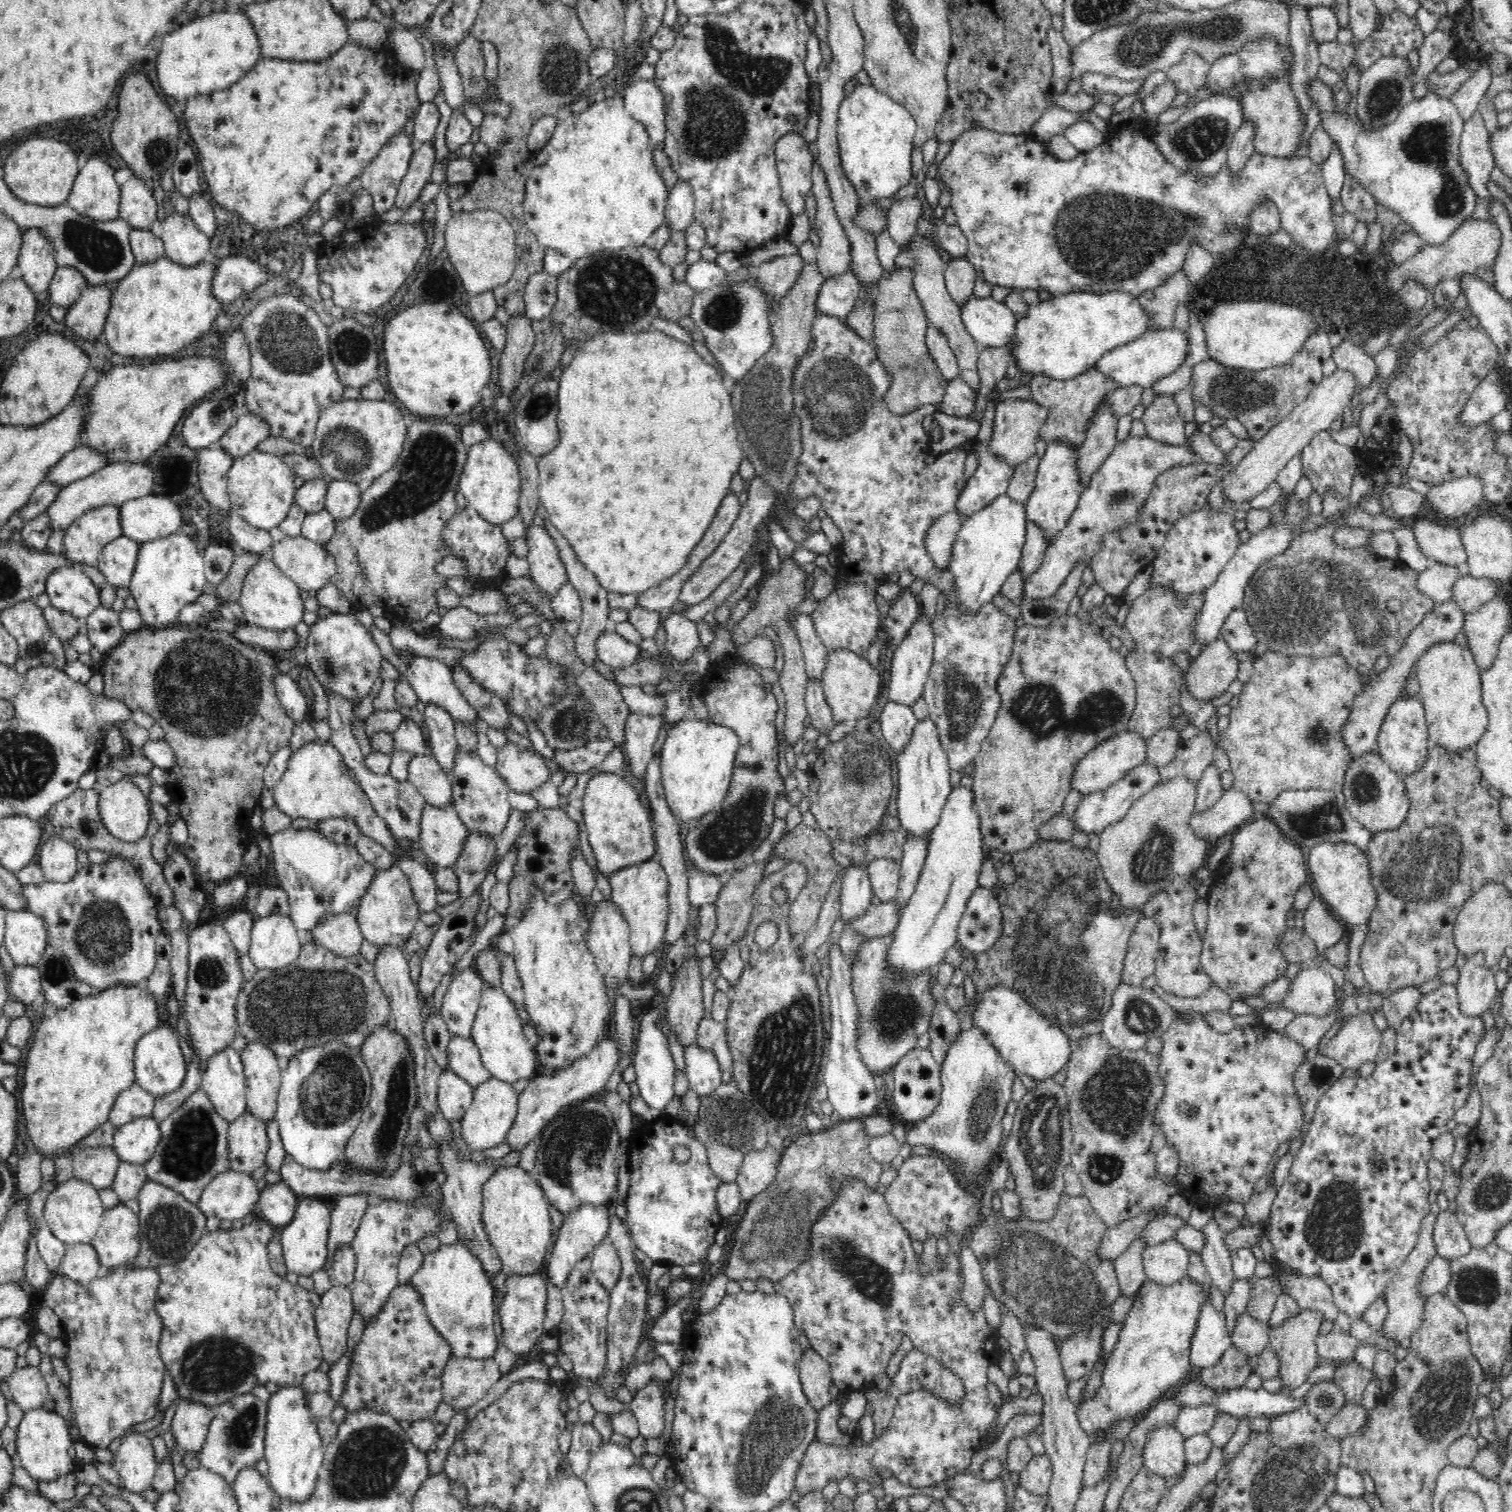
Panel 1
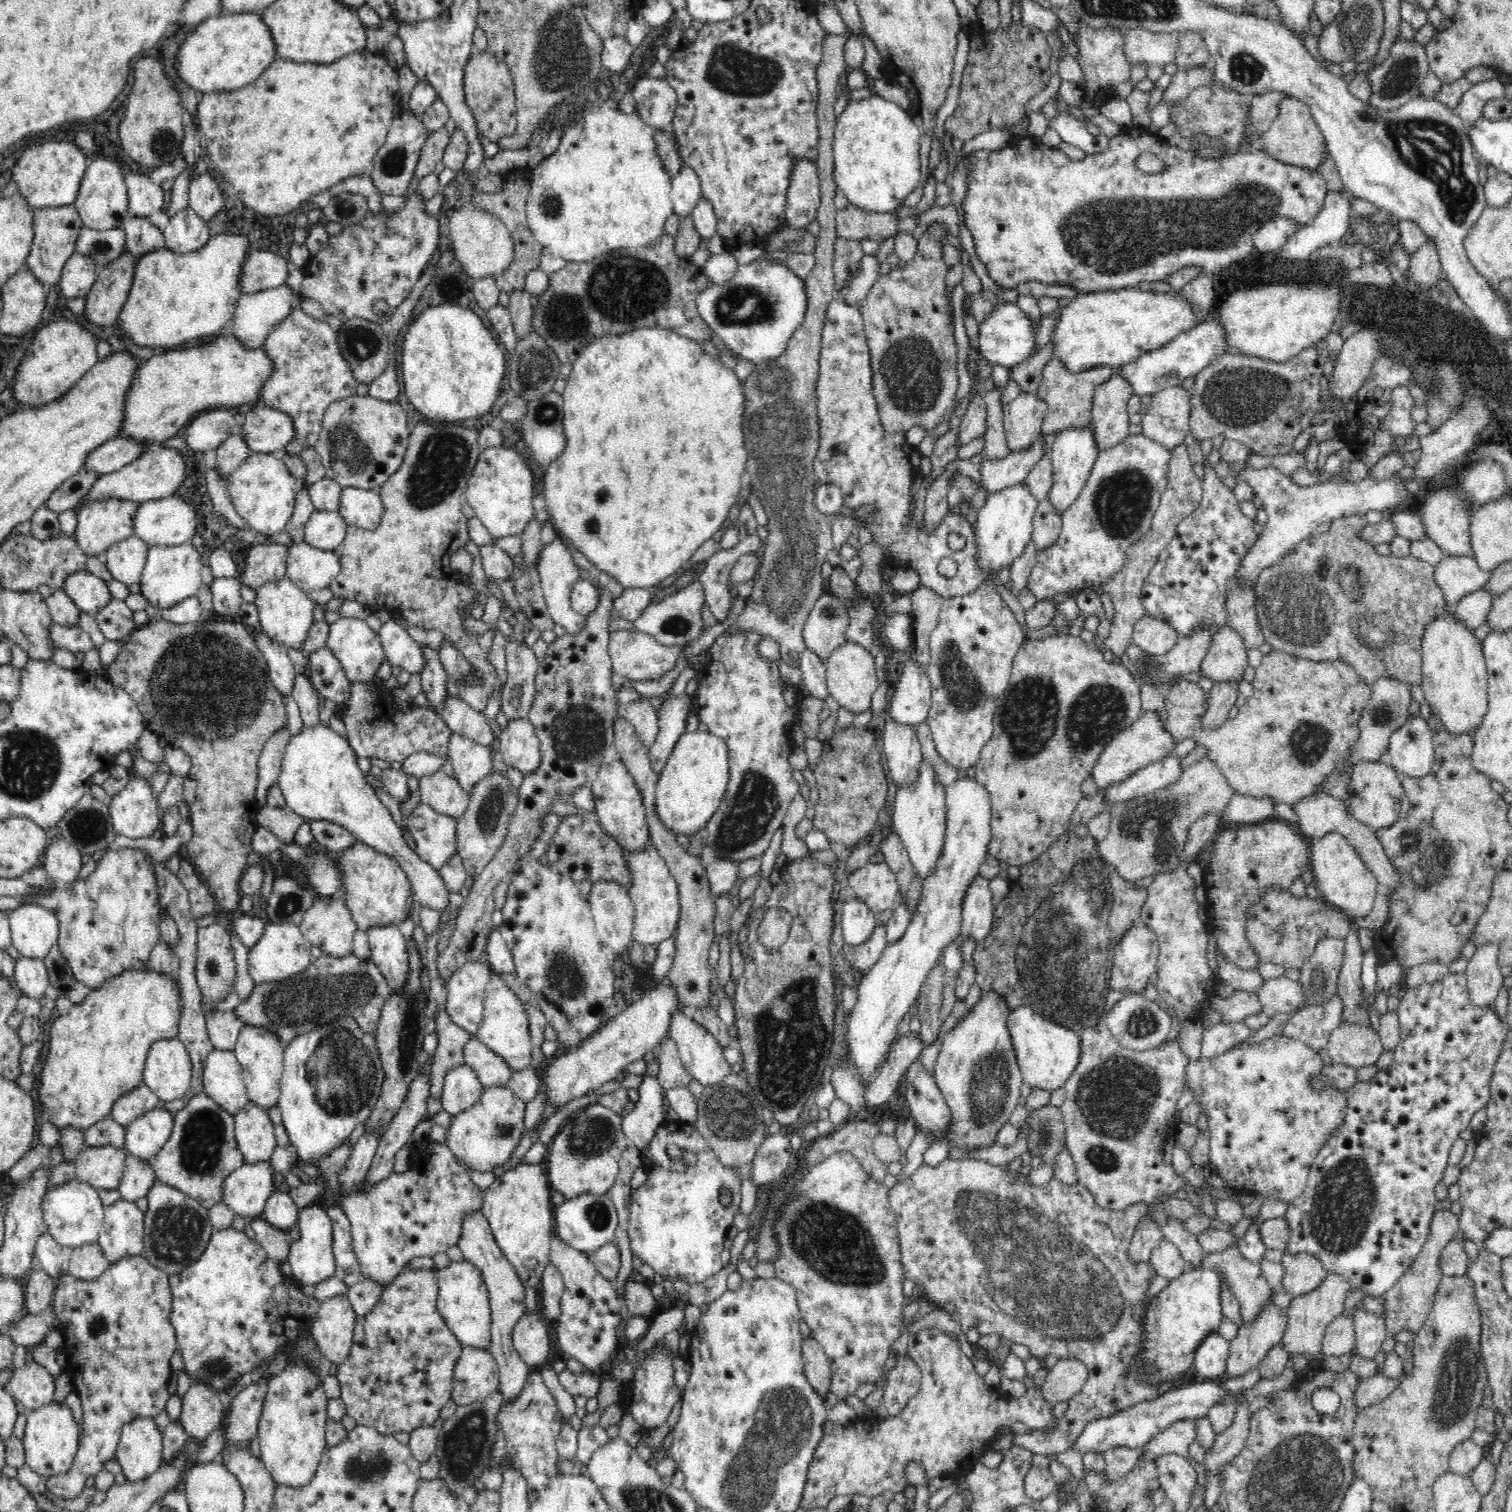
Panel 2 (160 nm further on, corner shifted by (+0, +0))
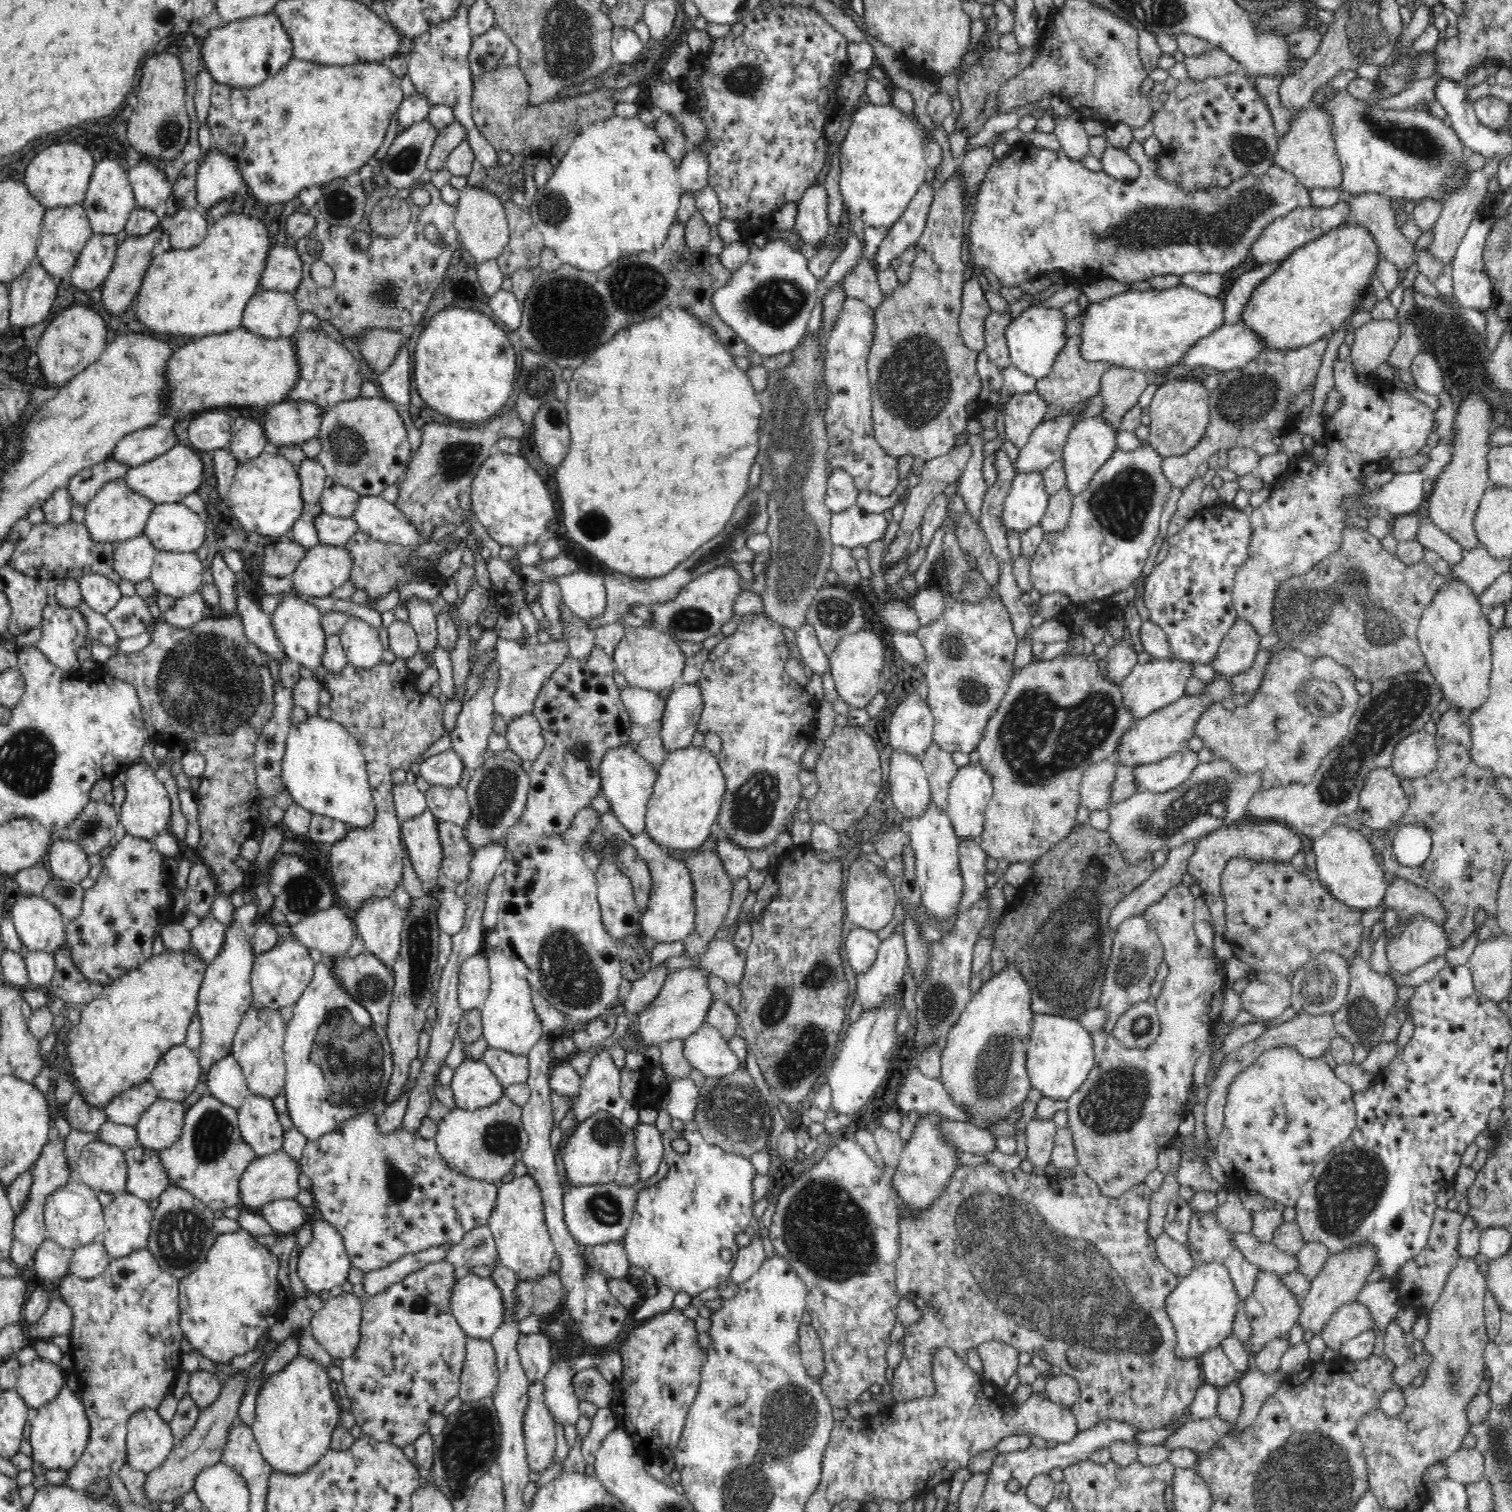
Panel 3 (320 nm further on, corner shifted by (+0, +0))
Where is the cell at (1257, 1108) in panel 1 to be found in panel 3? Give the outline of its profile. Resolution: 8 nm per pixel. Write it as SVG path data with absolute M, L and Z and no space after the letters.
M1272 1044L1270 1050L1262 1050L1246 1070L1239 1071L1227 1087L1222 1132L1217 1140L1217 1161L1226 1176L1236 1178L1243 1190L1262 1194L1285 1207L1294 1207L1317 1162L1346 1142L1355 1130L1354 1093L1353 1087L1342 1082L1322 1056L1306 1058L1293 1046Z

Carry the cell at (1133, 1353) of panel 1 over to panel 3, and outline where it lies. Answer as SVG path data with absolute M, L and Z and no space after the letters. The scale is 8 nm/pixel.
M1202 1263L1192 1269L1190 1274L1179 1277L1178 1286L1166 1296L1166 1314L1170 1317L1170 1322L1174 1325L1175 1346L1174 1354L1178 1360L1186 1360L1192 1357L1200 1357L1211 1347L1220 1346L1224 1338L1232 1335L1234 1326L1234 1314L1243 1307L1240 1304L1238 1293L1234 1292L1234 1283L1230 1280L1230 1273L1224 1265L1218 1263Z

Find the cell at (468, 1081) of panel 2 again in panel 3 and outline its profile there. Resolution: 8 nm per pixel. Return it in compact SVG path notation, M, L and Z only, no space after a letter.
M464 1059L451 1080L456 1108L478 1110L498 1102L505 1088L482 1060Z

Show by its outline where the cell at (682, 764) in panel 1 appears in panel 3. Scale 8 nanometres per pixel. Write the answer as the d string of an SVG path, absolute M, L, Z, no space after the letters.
M692 746L669 752L657 771L652 796L645 812L645 831L666 850L700 848L708 836L722 806L726 778L719 760L705 746Z

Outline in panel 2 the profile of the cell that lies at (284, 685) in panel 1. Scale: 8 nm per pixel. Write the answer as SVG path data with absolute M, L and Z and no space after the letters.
M263 630L256 631L254 641L258 643L258 649L262 650L266 660L267 670L270 671L270 681L274 683L282 696L292 696L297 674L288 656L288 648L270 638Z

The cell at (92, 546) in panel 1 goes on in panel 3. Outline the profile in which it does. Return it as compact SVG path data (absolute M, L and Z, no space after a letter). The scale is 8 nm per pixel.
M116 479L106 482L85 506L84 523L90 540L117 544L144 535L146 520L150 518L154 506L154 501L135 493L126 485L126 481Z

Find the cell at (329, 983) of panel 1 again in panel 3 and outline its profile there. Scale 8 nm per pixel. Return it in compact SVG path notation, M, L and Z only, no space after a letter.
M363 952L355 958L345 955L342 960L338 960L330 972L334 973L334 977L342 983L342 989L346 989L346 993L350 998L358 1001L364 1006L373 1024L377 1027L386 1026L388 1022L388 1012L390 1012L391 994L394 988L393 969L386 967L374 953Z

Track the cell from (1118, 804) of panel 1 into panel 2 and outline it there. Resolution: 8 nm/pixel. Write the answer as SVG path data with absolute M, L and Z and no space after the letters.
M1168 755L1159 762L1151 763L1134 772L1130 778L1102 789L1102 804L1110 808L1112 805L1153 793L1177 782L1183 772L1181 758Z

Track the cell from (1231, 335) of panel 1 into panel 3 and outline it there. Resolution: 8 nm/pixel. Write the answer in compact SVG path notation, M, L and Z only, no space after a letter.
M1347 222L1326 234L1307 242L1285 258L1276 270L1265 278L1261 286L1252 291L1251 298L1242 308L1240 322L1249 326L1250 332L1258 336L1268 349L1294 350L1314 344L1317 340L1329 338L1348 316L1361 304L1367 289L1371 286L1372 274L1378 266L1379 248L1376 239L1364 227Z

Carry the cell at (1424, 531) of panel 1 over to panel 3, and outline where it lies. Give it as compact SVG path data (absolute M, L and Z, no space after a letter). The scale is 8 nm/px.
M1471 392L1459 404L1453 422L1454 441L1451 461L1434 481L1433 489L1428 494L1427 517L1447 536L1458 542L1465 551L1474 550L1480 544L1474 532L1474 516L1480 506L1485 490L1489 485L1486 452L1490 450L1490 436L1495 433L1492 421L1492 408L1486 398Z

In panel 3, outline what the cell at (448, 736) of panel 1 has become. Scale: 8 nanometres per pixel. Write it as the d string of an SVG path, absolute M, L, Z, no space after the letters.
M420 597L408 598L404 602L408 609L409 623L418 638L419 650L431 659L434 666L433 653L437 647L437 620L432 609L432 602Z

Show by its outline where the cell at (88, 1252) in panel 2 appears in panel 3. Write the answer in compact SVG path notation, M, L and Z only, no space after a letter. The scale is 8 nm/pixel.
M100 1241L76 1247L70 1252L70 1258L70 1274L83 1279L102 1274L112 1260Z

